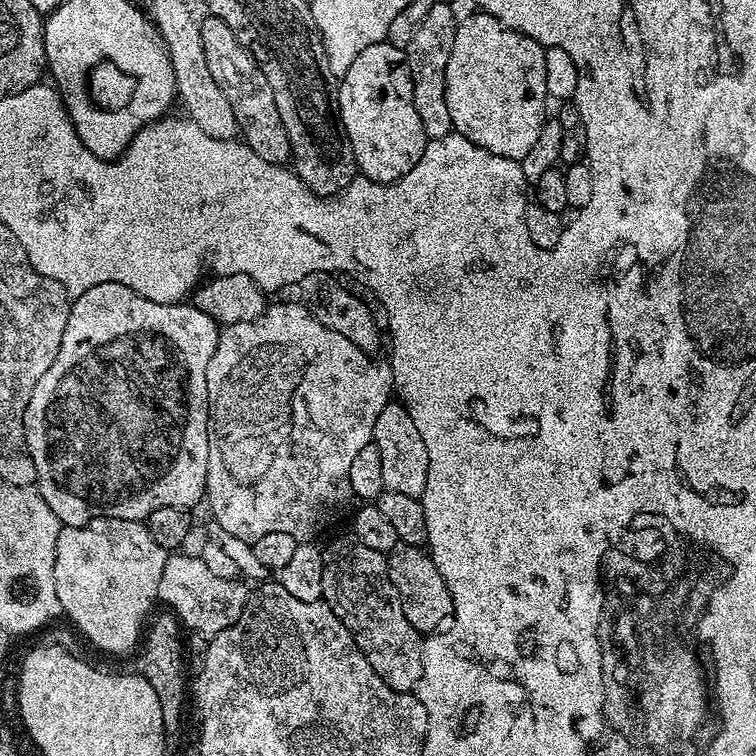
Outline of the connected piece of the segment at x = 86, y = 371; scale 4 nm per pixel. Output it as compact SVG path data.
M102 282L98 286L90 286L90 290L71 301L71 306L66 318L66 330L62 330L62 346L58 346L58 354L54 362L50 362L50 370L46 370L42 378L38 378L38 386L34 386L34 394L30 394L30 402L24 411L24 437L30 458L34 458L35 487L40 497L46 502L46 506L50 506L50 510L54 510L64 526L83 526L100 516L144 522L150 514L154 514L154 510L162 510L162 506L195 509L195 504L200 499L203 501L208 491L206 470L210 450L206 366L210 366L210 358L214 358L214 350L222 331L221 325L210 318L210 314L202 314L202 310L195 308L191 302L150 302L118 282Z

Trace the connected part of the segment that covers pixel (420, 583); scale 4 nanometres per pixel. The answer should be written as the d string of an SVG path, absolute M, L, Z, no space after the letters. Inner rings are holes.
M399 543L387 553L387 557L388 577L398 590L406 622L410 622L410 626L414 626L414 630L421 634L432 634L443 629L454 612L452 589L449 581L438 574L438 566L434 566L431 555L423 547Z

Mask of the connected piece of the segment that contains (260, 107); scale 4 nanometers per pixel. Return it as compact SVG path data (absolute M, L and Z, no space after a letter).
M211 14L205 17L200 20L202 50L206 50L206 63L210 65L210 74L214 74L214 82L222 86L222 94L226 94L230 110L234 110L236 127L243 143L248 144L258 158L271 164L287 165L292 155L290 138L286 134L282 114L278 114L278 102L274 102L274 90L270 82L266 82L266 74L262 74L256 58L242 46L242 42L238 42L234 30L230 30L222 18Z

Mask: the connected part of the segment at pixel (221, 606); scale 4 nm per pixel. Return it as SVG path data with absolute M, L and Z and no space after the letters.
M184 554L169 555L166 566L162 566L162 578L158 578L159 603L164 603L185 629L193 628L204 638L214 637L238 622L250 595L249 585L239 579L217 578L199 555L180 555Z

